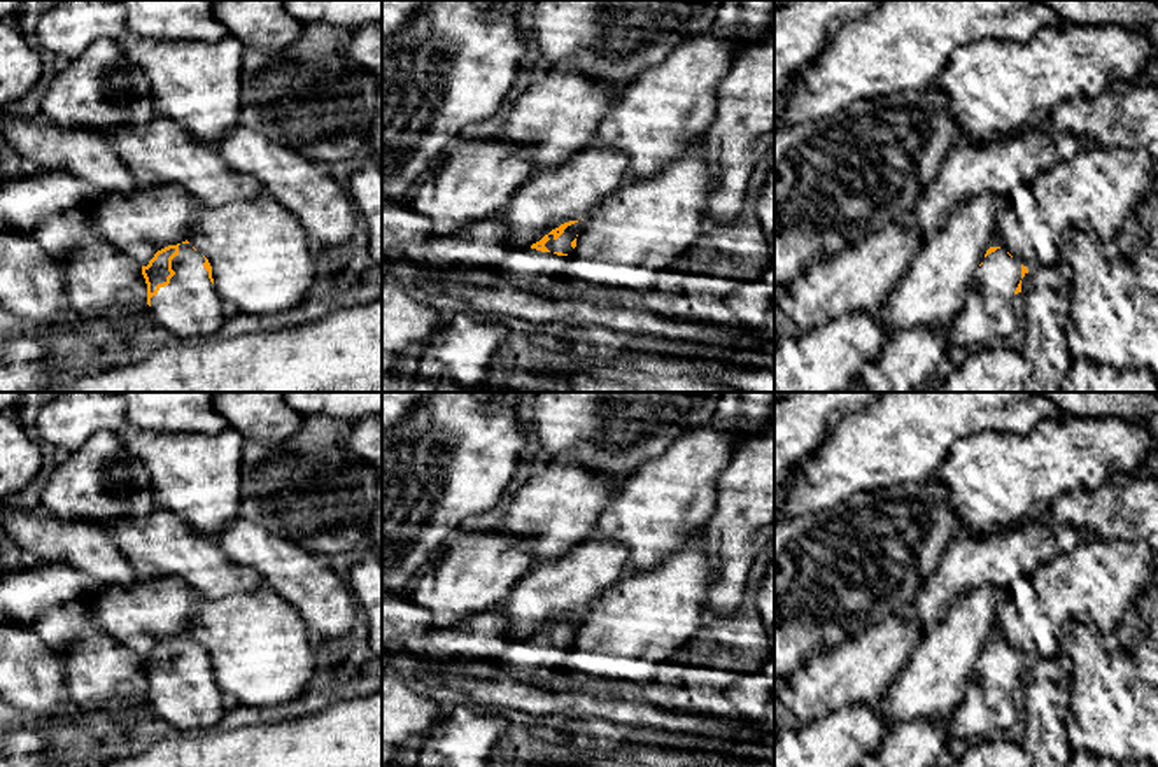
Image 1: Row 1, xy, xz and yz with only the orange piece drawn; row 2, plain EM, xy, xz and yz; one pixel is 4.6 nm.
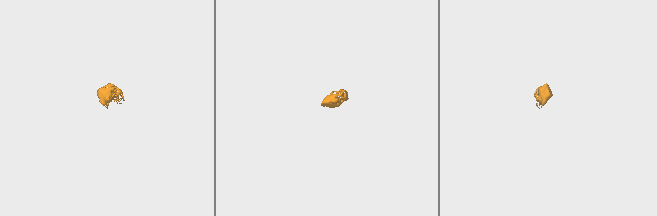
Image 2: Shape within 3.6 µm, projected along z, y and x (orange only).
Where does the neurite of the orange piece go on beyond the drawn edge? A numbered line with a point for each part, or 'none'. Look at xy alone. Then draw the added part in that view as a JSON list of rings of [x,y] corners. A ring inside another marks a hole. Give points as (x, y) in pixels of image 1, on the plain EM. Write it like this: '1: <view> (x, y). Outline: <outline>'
1: xy (190, 701). Outline: [[[180,636],[172,651],[175,667],[151,690],[151,709],[184,735],[214,730],[229,707],[203,655],[201,644]]]

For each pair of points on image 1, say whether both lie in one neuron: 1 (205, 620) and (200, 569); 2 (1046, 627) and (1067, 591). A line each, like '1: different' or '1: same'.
1: different
2: different

